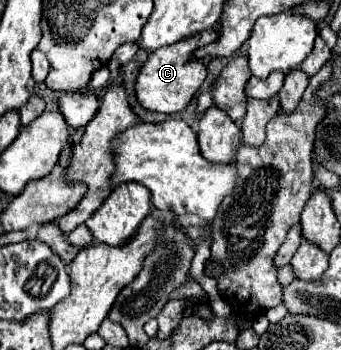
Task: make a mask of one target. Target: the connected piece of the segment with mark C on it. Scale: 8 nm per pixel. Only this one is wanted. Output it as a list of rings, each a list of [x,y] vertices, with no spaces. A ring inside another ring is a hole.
[[[190,36],[184,38],[182,42],[174,42],[174,46],[164,46],[150,54],[148,62],[142,66],[136,80],[136,96],[144,108],[154,112],[174,114],[190,104],[192,96],[198,92],[198,88],[202,86],[208,74],[204,60],[194,58],[194,52],[198,48],[196,40],[198,36]]]

